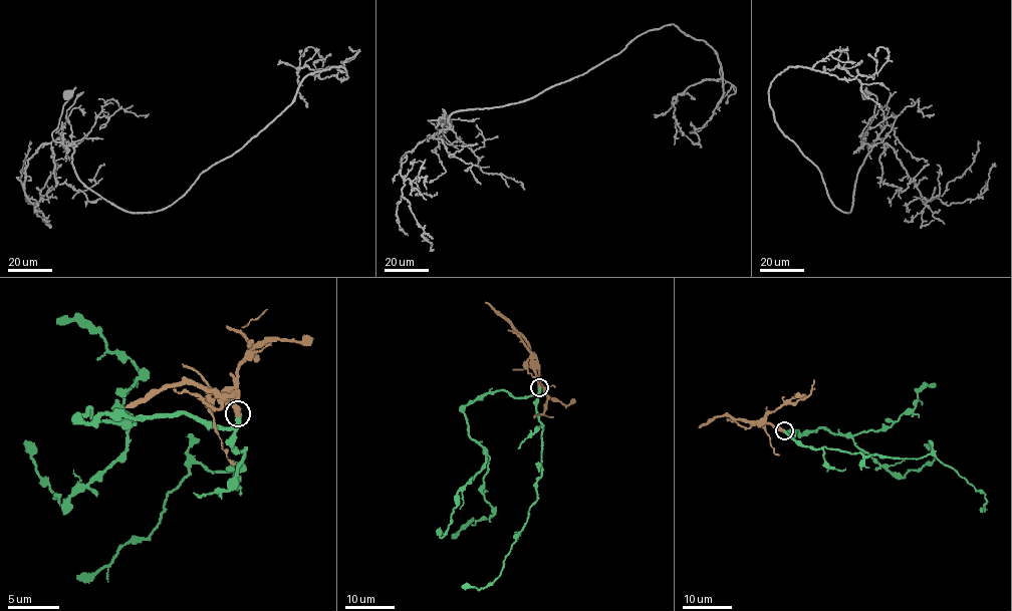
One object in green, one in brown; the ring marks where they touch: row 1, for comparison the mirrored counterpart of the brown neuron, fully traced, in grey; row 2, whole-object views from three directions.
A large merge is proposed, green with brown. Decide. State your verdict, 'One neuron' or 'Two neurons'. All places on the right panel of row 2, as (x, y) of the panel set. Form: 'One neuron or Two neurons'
One neuron

